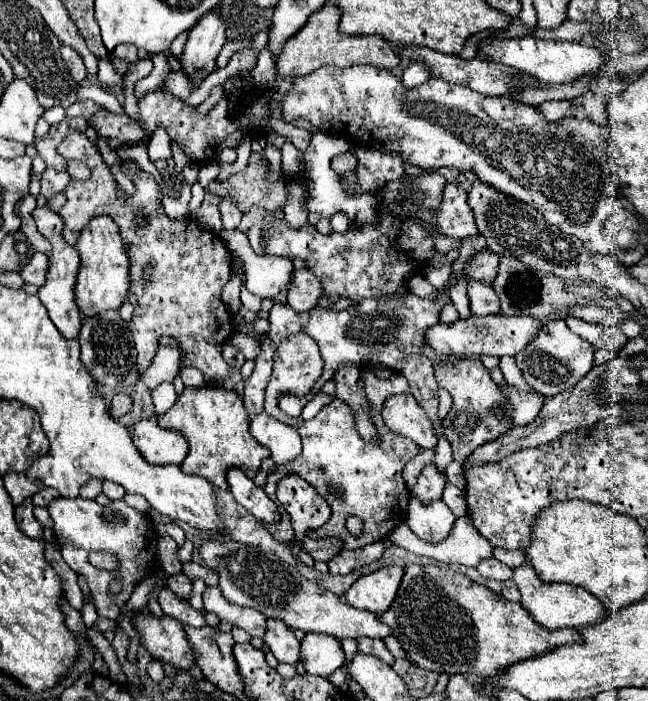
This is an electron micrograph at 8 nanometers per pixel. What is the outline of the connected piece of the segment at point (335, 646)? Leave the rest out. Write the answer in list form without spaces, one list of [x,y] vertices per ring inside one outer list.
[[[308,633],[302,639],[302,665],[310,675],[328,677],[344,665],[344,651],[336,637]]]

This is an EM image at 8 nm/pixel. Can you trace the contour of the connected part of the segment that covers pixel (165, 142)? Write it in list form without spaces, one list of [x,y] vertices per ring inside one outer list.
[[[162,125],[156,127],[156,135],[150,141],[150,145],[148,145],[148,153],[150,153],[152,161],[154,159],[168,159],[172,155],[172,151],[170,151],[170,137],[166,135]]]

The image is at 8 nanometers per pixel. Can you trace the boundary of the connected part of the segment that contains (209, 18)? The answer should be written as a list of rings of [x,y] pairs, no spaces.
[[[206,13],[188,33],[180,67],[192,81],[206,79],[216,69],[216,57],[226,43],[226,25],[214,13]]]

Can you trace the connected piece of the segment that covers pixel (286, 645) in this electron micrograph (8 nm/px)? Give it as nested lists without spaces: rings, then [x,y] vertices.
[[[268,619],[264,643],[270,647],[270,651],[280,663],[290,663],[290,665],[300,663],[300,641],[284,623]]]

